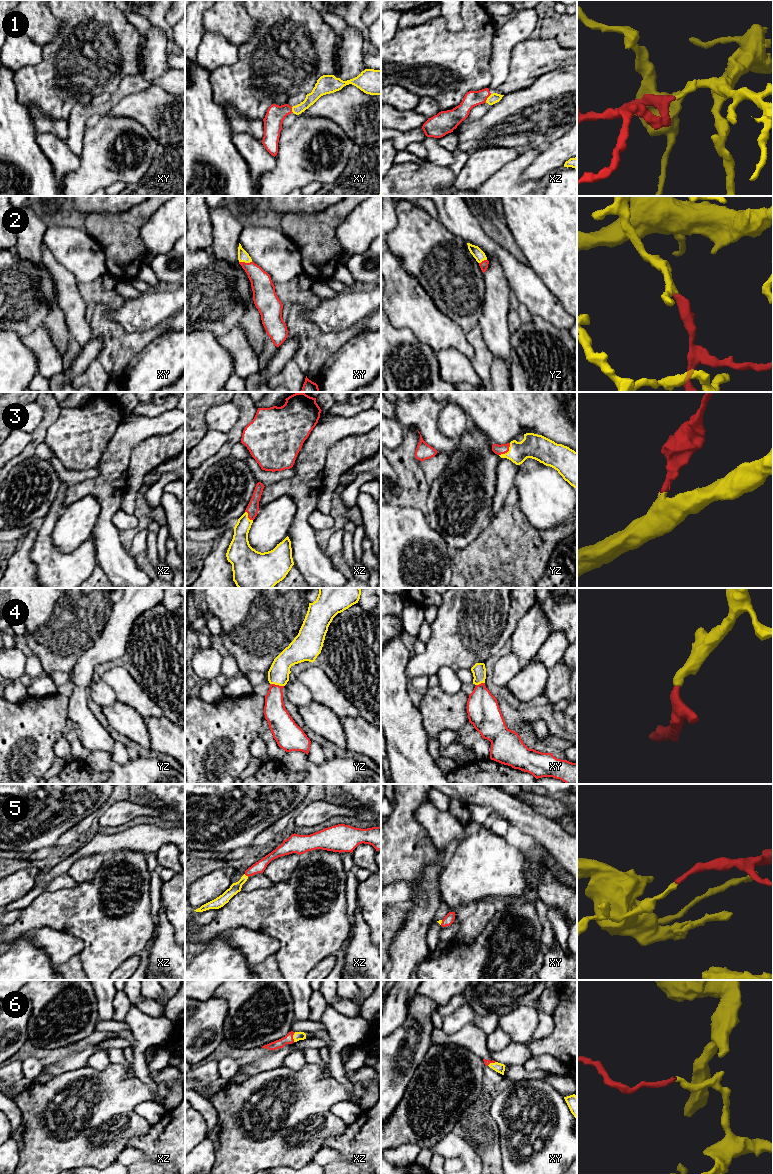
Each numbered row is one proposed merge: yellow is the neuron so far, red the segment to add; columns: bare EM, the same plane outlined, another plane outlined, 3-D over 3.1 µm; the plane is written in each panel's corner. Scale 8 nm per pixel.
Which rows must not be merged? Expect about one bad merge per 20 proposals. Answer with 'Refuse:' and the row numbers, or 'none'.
Refuse: none

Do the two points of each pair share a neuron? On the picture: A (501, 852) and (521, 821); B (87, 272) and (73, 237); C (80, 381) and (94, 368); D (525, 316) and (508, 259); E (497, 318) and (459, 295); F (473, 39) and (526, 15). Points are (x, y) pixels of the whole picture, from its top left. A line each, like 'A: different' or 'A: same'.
A: different
B: same
C: same
D: different
E: different
F: different

